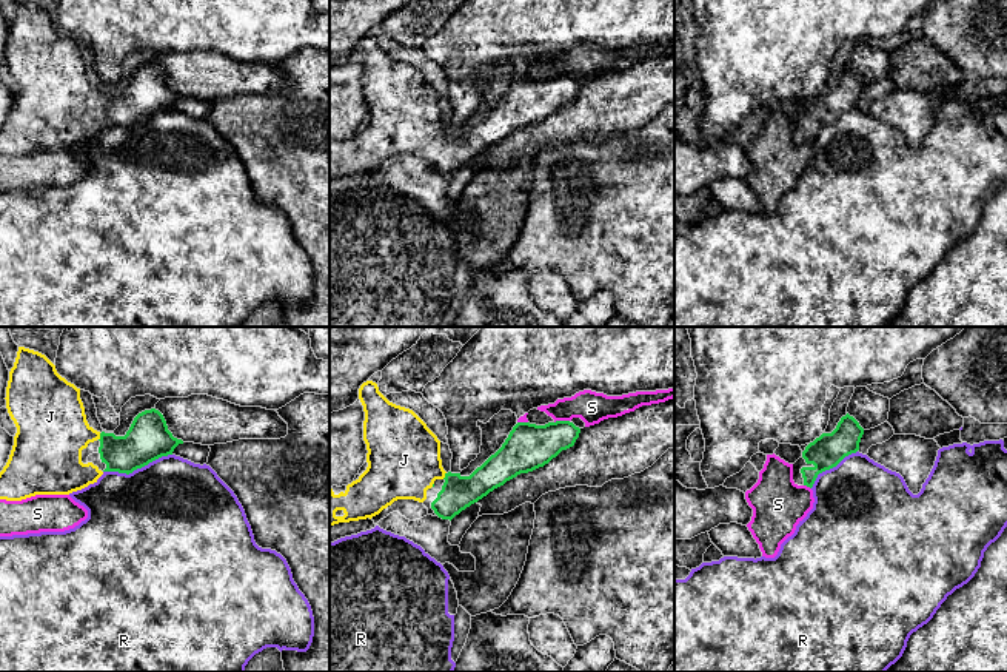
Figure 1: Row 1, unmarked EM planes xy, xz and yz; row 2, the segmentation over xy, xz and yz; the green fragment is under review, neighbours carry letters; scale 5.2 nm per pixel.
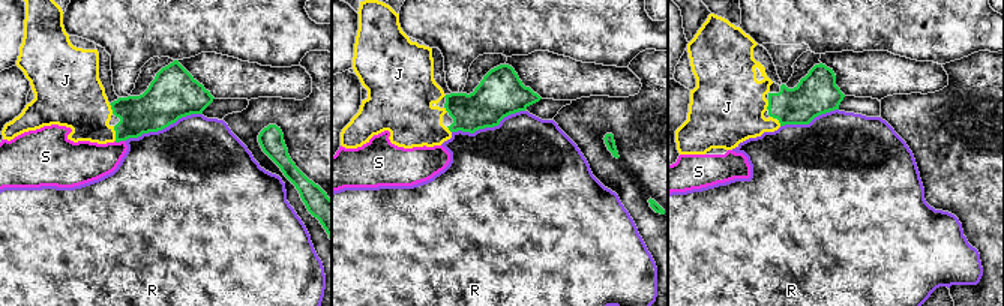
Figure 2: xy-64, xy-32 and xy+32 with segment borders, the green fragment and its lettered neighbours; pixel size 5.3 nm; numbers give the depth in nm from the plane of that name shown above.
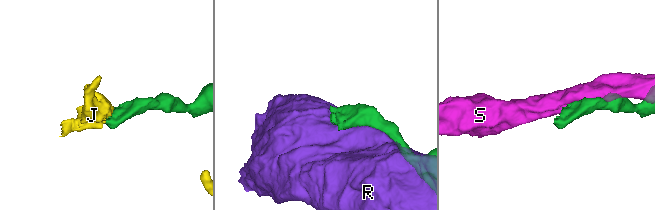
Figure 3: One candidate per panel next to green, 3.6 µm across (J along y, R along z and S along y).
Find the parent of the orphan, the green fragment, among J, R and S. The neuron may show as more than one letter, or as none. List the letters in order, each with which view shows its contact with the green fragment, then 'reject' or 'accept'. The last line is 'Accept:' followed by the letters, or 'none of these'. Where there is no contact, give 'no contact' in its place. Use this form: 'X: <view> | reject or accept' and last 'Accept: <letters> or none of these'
J: xy | accept
R: xy | reject
S: xz | reject
Accept: J

